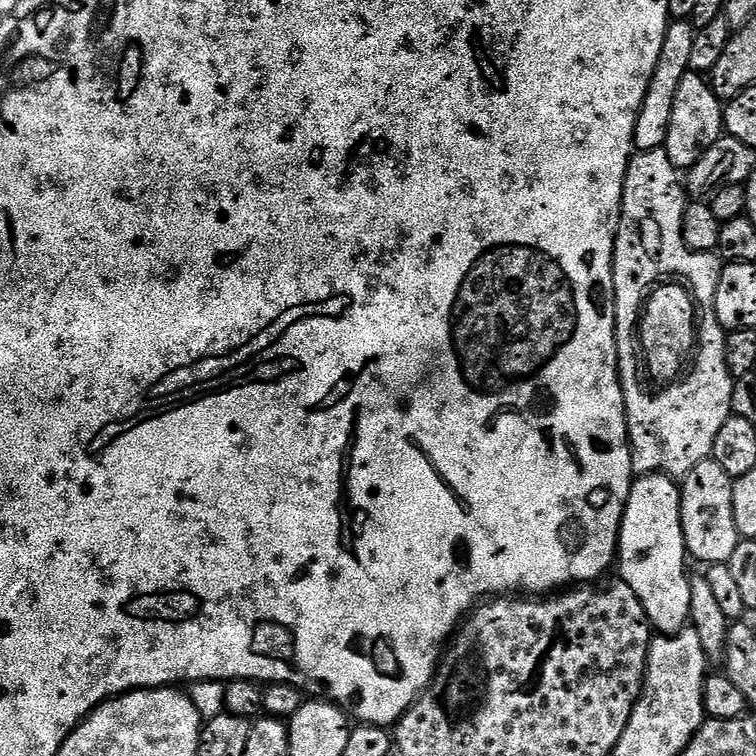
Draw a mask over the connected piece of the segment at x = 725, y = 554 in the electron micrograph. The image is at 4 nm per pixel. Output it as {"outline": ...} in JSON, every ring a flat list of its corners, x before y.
{"outline":[[711,458,698,462,680,484,680,509,682,510,682,534,686,538,688,555,693,561,701,560,704,566,727,564,730,554,738,550,741,536,734,526,734,506,730,502,732,477]]}

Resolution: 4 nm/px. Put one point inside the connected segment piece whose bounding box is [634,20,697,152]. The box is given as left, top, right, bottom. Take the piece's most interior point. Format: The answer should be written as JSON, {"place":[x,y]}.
{"place":[653,123]}

